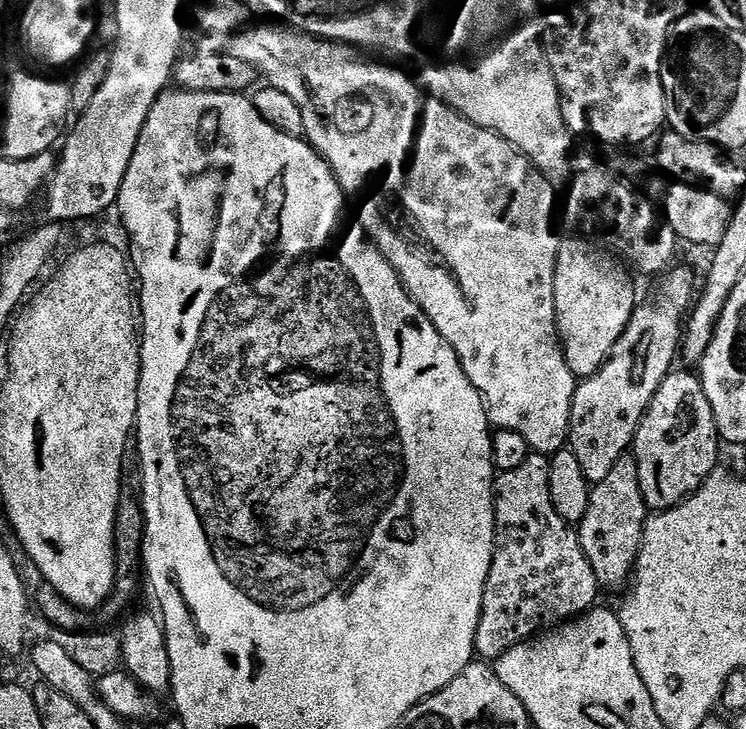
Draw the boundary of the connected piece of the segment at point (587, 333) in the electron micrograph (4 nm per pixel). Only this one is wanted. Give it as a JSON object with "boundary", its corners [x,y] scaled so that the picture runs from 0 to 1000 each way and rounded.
{"boundary":[[[771,328],[751,331],[743,370],[743,420],[759,497],[773,519],[787,519],[815,495],[815,487],[853,429],[855,410],[847,391],[849,374],[822,347],[787,328]]]}

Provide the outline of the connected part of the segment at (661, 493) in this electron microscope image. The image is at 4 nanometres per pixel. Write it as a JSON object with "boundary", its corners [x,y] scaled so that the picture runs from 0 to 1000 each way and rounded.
{"boundary":[[[910,508],[897,510],[887,529],[882,529],[882,540],[877,540],[850,605],[855,661],[861,661],[861,683],[866,694],[875,704],[891,702],[934,675],[949,652],[966,635],[965,615],[968,616],[968,605],[957,579],[957,562],[952,562],[952,551],[946,546],[937,514],[928,512],[926,516],[925,512]]]}

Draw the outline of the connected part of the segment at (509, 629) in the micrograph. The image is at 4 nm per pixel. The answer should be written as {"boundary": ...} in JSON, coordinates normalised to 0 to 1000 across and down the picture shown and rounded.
{"boundary":[[[709,623],[705,634],[700,639],[693,639],[689,645],[678,645],[669,649],[662,658],[662,690],[665,694],[665,757],[660,761],[660,775],[657,787],[651,798],[649,811],[649,824],[646,837],[641,848],[641,864],[635,875],[638,888],[637,898],[649,908],[664,908],[669,900],[678,897],[689,885],[700,882],[701,878],[710,878],[714,872],[728,868],[731,864],[739,864],[763,850],[771,850],[775,845],[782,845],[800,827],[799,816],[807,812],[806,804],[799,797],[796,782],[786,765],[786,760],[777,748],[777,731],[768,720],[761,719],[753,711],[748,711],[748,700],[743,700],[743,689],[737,689],[737,639],[739,630],[729,623]]]}

